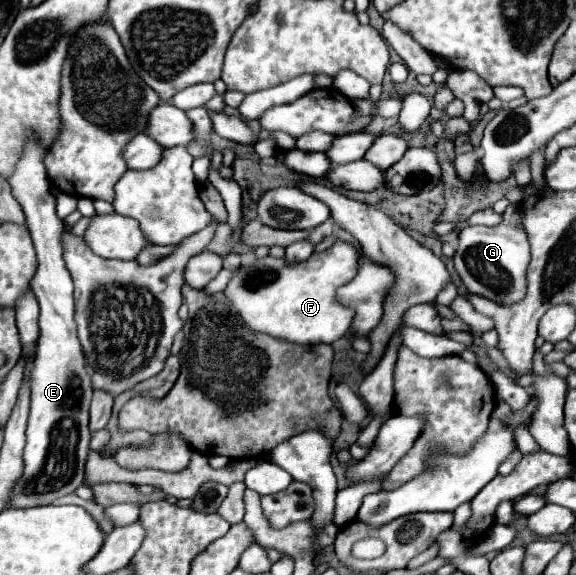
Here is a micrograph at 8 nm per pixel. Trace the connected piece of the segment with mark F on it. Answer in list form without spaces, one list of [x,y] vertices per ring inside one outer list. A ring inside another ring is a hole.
[[[336,240],[328,250],[320,254],[312,254],[306,262],[300,262],[294,266],[286,264],[284,258],[266,256],[266,258],[248,262],[238,272],[234,272],[234,278],[230,280],[224,294],[230,306],[242,316],[246,326],[256,332],[264,332],[274,338],[282,338],[282,340],[296,342],[296,344],[320,344],[320,342],[332,344],[334,340],[342,338],[352,324],[354,310],[336,300],[336,290],[348,284],[356,276],[358,262],[360,262],[358,248],[344,240]]]

